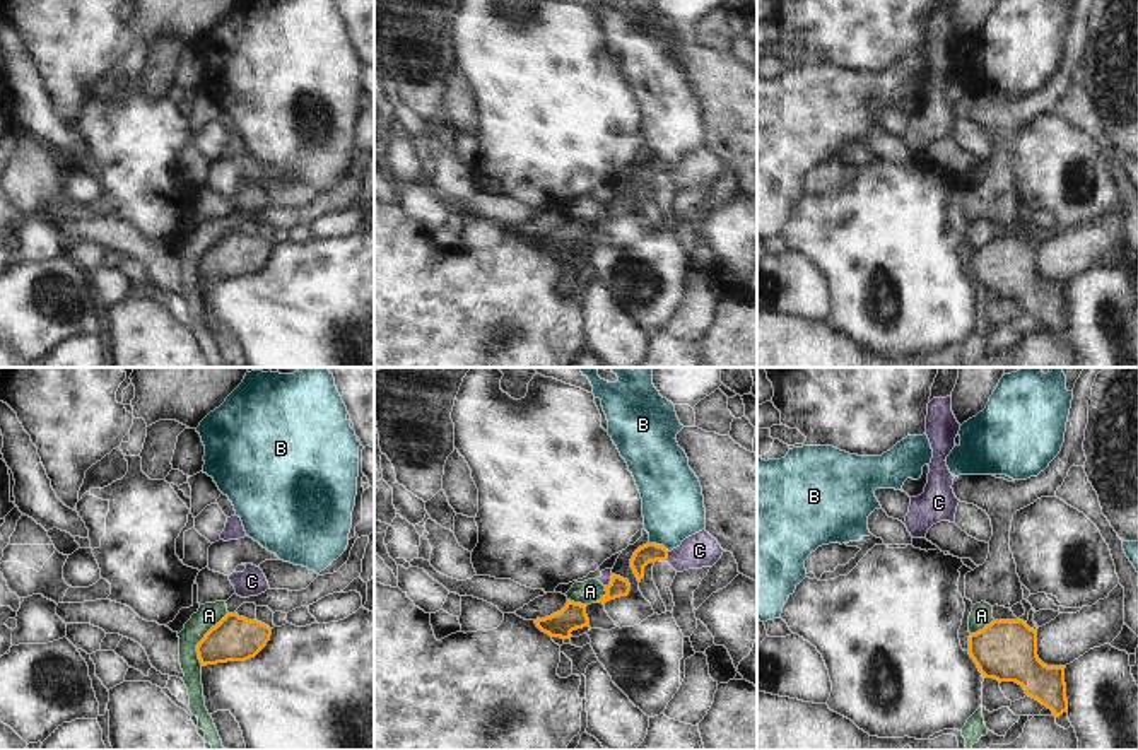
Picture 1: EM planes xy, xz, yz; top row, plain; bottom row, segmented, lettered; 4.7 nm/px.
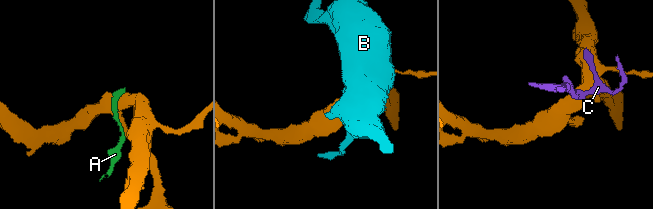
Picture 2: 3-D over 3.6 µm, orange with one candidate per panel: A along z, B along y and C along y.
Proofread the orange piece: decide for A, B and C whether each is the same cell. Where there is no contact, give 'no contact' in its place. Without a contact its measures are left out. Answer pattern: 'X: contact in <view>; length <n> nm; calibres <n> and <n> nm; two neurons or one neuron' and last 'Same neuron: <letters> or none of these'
A: contact in xy; length 280 nm; calibres 220 and 110 nm; two neurons
B: contact in xz; length 100 nm; calibres 90 and 280 nm; two neurons
C: contact in xz; length 40 nm; calibres 90 and 160 nm; two neurons
Same neuron: none of these

